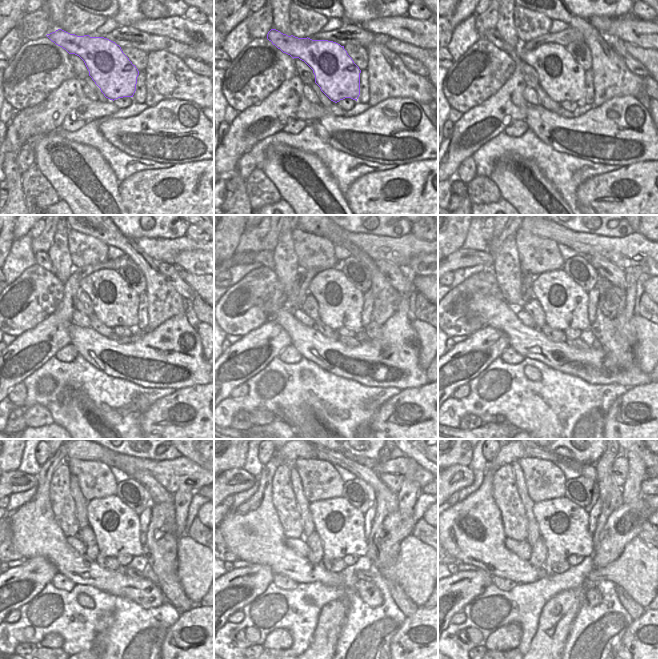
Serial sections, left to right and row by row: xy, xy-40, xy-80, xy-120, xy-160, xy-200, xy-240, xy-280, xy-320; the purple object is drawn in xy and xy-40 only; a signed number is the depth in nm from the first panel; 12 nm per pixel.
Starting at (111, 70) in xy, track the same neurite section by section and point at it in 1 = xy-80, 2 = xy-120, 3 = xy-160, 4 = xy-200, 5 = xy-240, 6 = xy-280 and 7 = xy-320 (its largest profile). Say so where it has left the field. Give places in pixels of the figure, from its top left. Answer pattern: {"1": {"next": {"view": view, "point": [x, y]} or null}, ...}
{"1": {"next": {"view": "xy-80", "point": [563, 79]}}, "2": {"next": {"view": "xy-120", "point": [115, 303]}}, "3": {"next": {"view": "xy-160", "point": [340, 303]}}, "4": {"next": {"view": "xy-200", "point": [565, 303]}}, "5": {"next": {"view": "xy-240", "point": [116, 526]}}, "6": {"next": {"view": "xy-280", "point": [340, 526]}}, "7": {"next": {"view": "xy-320", "point": [564, 526]}}}

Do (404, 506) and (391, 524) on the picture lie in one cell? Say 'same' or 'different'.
different

